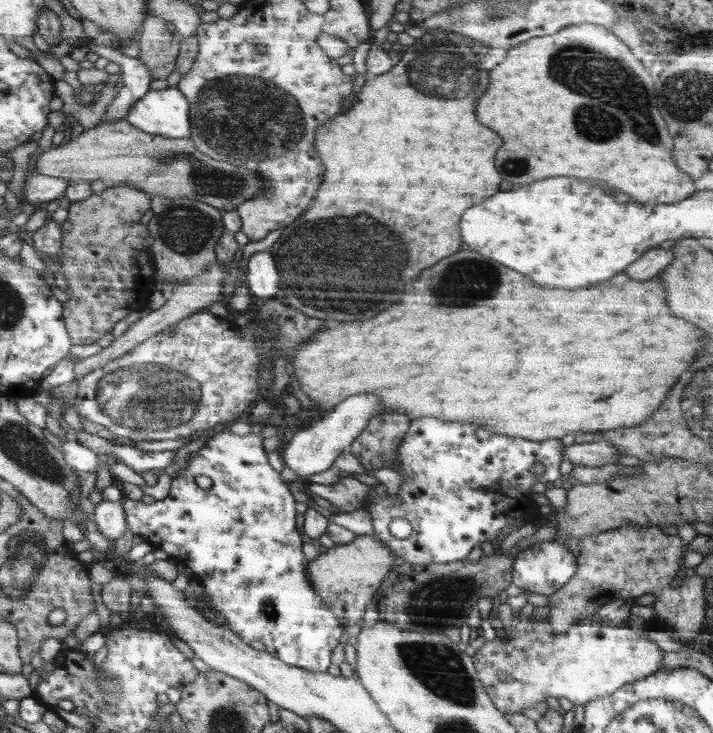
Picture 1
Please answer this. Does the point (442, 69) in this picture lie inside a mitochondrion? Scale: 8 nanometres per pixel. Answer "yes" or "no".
yes

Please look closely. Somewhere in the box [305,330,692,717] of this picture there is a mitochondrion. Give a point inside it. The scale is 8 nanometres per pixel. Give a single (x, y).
(439, 600)

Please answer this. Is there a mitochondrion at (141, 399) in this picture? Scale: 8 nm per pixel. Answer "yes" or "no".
yes

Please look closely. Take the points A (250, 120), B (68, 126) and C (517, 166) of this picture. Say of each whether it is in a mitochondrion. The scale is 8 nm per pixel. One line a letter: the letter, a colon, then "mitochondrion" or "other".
A: mitochondrion
B: other
C: mitochondrion

